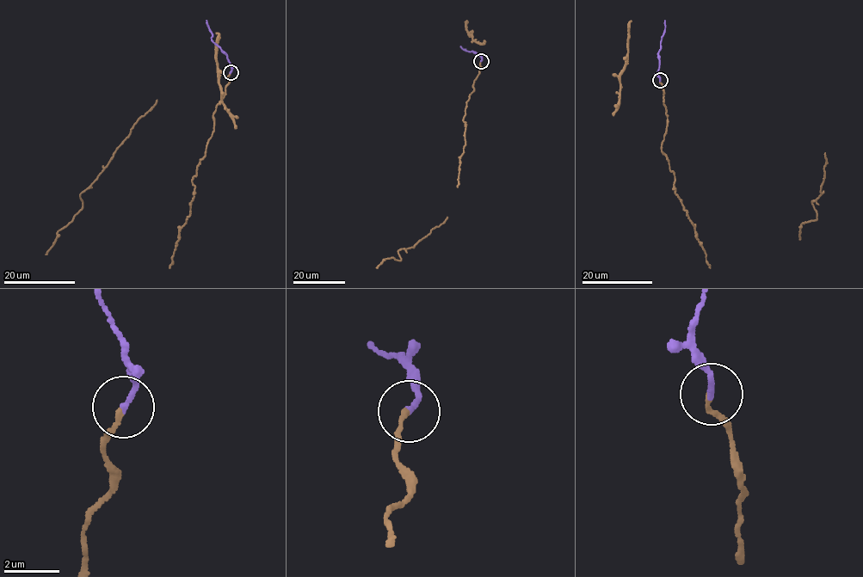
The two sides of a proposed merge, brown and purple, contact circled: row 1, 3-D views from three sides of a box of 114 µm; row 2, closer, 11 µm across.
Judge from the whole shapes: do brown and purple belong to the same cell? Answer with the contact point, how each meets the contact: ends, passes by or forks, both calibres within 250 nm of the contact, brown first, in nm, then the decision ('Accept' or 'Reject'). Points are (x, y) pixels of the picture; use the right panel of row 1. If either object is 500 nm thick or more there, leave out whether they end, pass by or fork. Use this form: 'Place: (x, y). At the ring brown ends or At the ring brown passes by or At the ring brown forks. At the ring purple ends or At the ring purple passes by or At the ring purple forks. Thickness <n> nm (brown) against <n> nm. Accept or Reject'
Place: (660, 80). At the ring brown ends. At the ring purple ends. Thickness 160 nm (brown) against 200 nm. Accept

